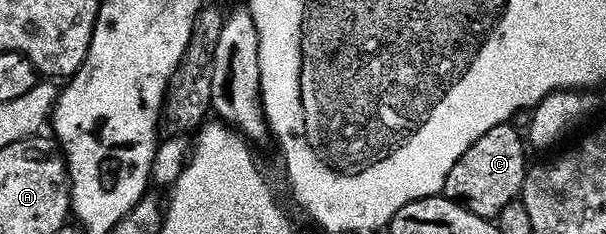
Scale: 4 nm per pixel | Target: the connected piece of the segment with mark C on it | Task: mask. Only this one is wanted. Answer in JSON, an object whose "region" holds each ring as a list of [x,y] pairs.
{"region":[[[508,122],[493,126],[493,130],[485,130],[485,134],[481,134],[481,138],[477,138],[477,142],[453,162],[453,170],[449,170],[443,183],[442,195],[473,210],[473,214],[498,217],[499,211],[522,193],[529,167],[524,137],[513,125]]]}

